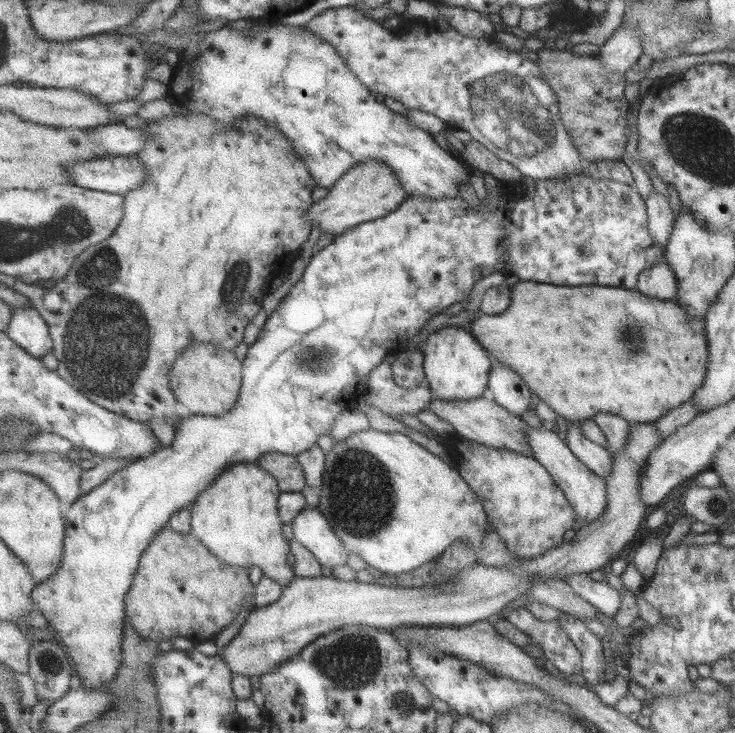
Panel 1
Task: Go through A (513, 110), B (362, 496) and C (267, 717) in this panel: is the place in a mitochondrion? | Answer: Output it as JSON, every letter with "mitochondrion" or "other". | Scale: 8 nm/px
{"A":"mitochondrion","B":"mitochondrion","C":"other"}

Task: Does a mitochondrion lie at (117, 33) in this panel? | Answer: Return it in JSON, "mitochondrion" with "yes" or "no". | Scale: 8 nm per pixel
{"mitochondrion":"no"}

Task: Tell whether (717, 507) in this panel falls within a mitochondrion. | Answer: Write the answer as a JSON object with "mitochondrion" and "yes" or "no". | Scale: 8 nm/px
{"mitochondrion":"yes"}

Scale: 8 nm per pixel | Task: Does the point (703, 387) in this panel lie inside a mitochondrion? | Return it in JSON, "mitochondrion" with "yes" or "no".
{"mitochondrion":"no"}

